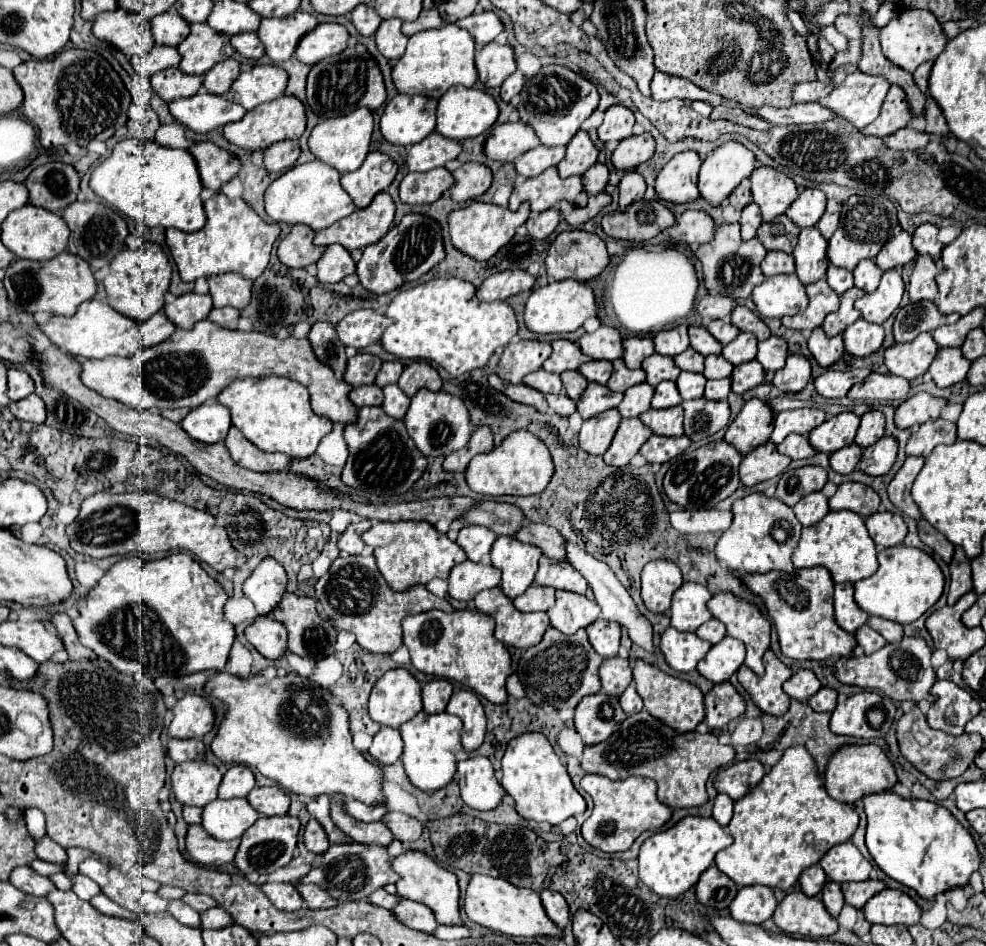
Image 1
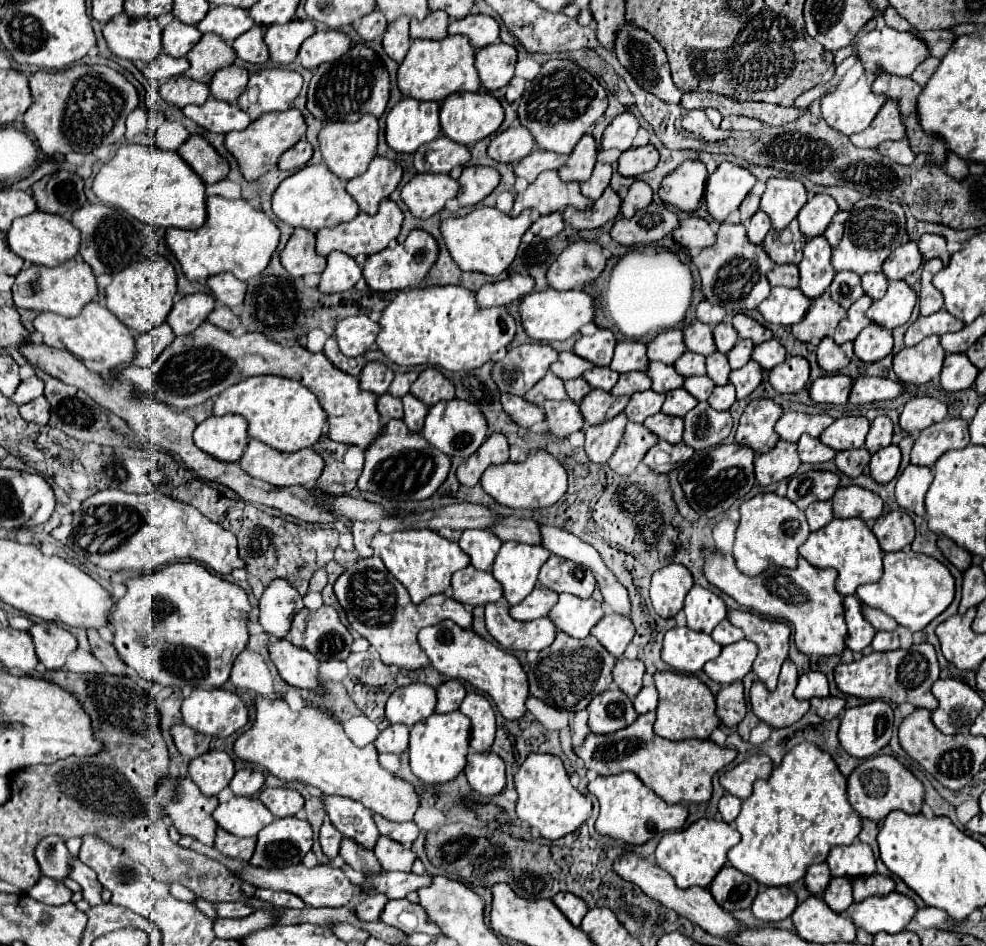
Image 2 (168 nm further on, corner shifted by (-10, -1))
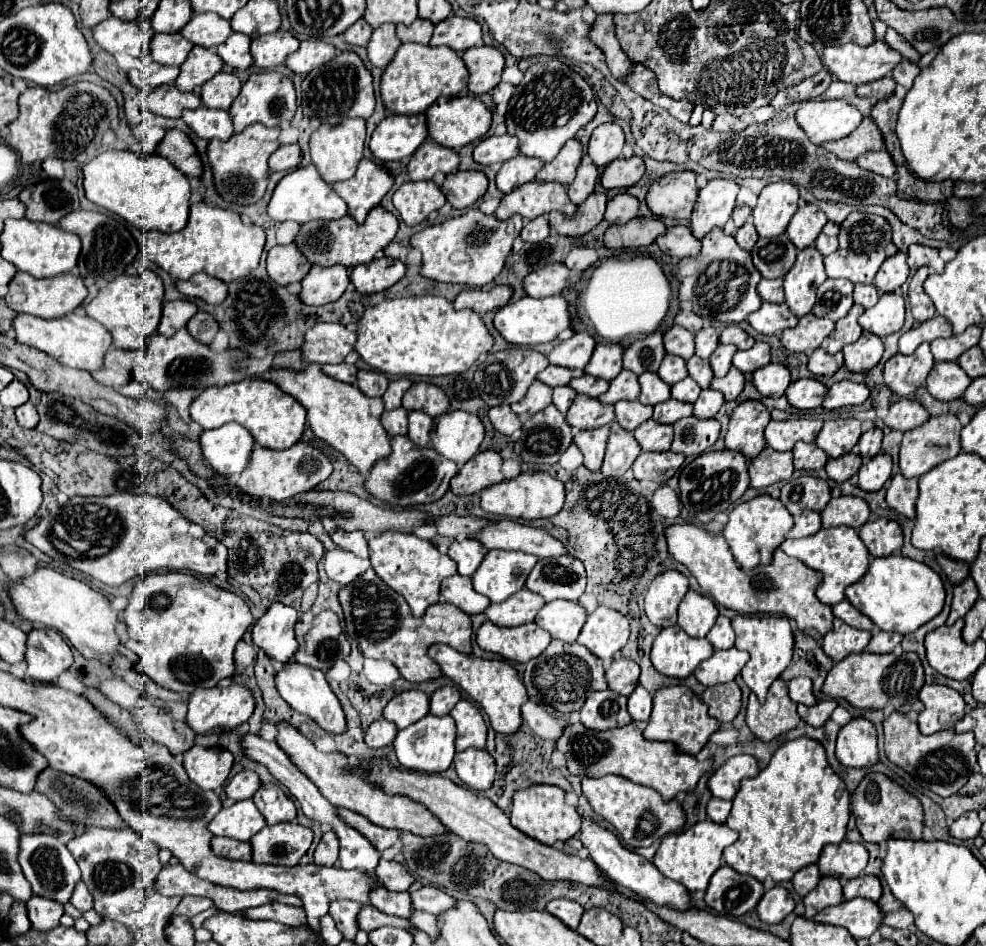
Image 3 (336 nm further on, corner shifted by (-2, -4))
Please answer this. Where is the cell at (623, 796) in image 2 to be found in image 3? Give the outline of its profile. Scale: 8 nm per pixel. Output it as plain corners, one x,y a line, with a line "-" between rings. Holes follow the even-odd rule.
621,776
603,778
583,778
583,796
589,800
595,814
605,818
621,836
621,840
631,846
651,846
667,834
681,832
685,826
685,812
677,800
663,802
659,792
647,786
639,786

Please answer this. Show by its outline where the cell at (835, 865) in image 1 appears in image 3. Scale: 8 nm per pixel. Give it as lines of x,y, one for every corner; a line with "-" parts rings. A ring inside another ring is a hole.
843,840
841,844
829,844
823,848
817,862
821,876
835,876
841,880
851,880
863,874
867,866
867,848
859,842

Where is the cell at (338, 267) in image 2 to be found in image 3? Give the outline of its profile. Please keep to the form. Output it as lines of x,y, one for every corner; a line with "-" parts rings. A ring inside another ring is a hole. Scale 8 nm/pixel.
341,264
333,266
313,266
309,274
301,280
303,290
299,298
305,304
321,306
327,302
335,302
349,286
349,272

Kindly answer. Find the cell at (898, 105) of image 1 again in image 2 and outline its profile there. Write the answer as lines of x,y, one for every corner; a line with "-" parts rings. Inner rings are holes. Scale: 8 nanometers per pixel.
889,99
881,107
881,111
873,119
873,123
865,131
851,135
849,139
857,147
875,149
883,141
897,141
897,139
903,139
903,137
905,137
905,127
901,123
901,113
899,113
897,101

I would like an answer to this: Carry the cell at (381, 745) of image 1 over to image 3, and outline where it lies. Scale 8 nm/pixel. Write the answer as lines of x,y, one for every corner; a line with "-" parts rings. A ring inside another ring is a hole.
381,718
381,720
373,722
367,728
367,732
365,732
365,744
369,748
383,748
383,746
393,744
395,736
397,736
397,726
393,726
391,722
387,722
387,720

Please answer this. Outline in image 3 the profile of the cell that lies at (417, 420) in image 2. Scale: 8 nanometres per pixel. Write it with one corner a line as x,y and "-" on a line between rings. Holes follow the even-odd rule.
411,410
411,412
407,412
407,420
409,420
409,432
407,432
407,436
417,446
429,446
429,430
433,426
433,418
427,416
425,412

